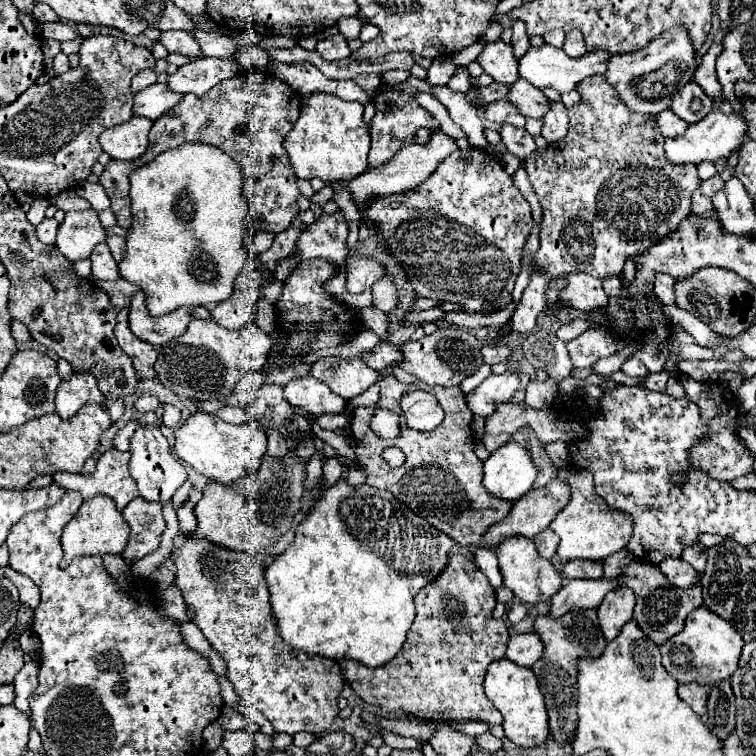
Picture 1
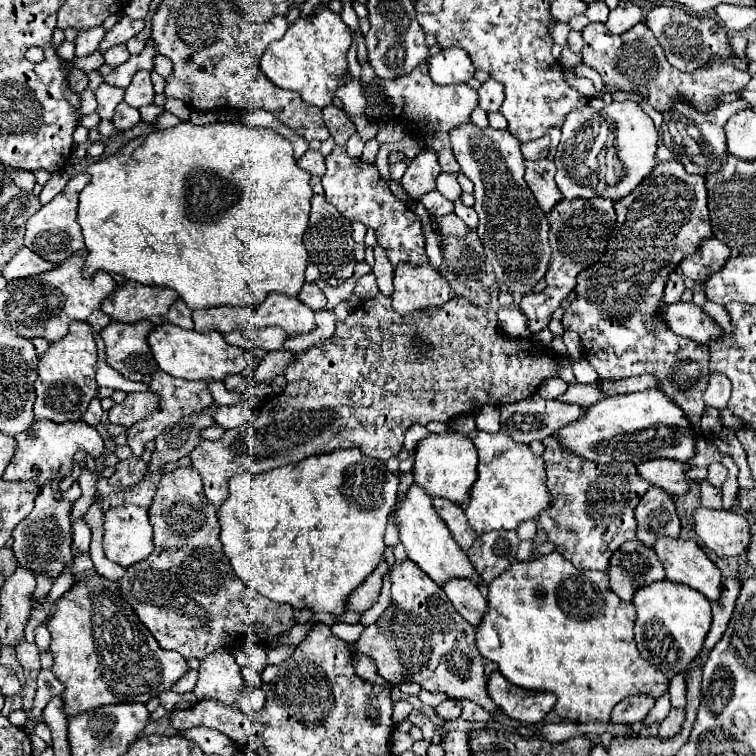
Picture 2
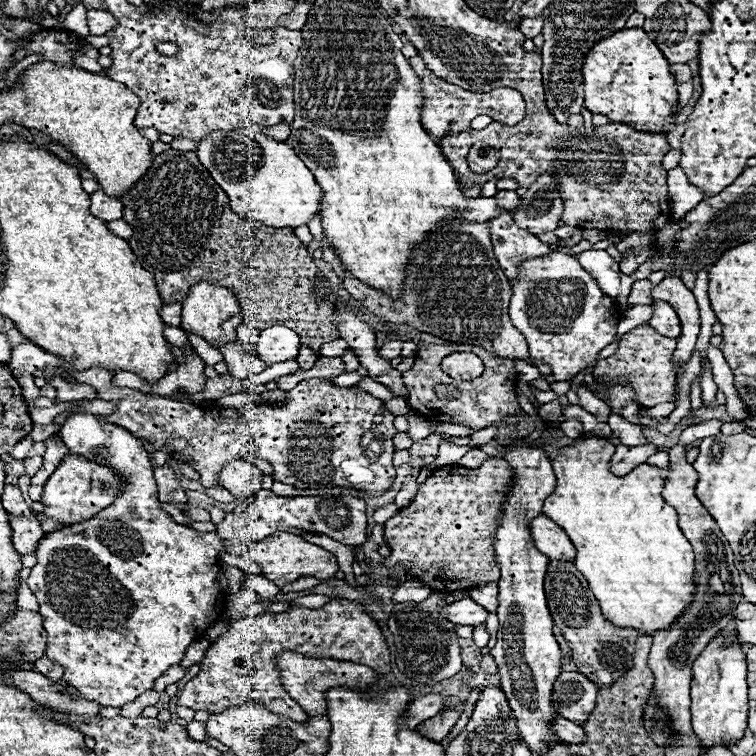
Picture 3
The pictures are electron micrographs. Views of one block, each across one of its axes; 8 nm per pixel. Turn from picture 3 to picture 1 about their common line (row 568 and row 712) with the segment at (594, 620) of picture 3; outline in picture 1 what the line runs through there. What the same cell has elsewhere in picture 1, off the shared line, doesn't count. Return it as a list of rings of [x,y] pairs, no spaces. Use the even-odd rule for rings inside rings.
[[[596,610],[570,612],[564,618],[560,618],[558,622],[552,620],[550,616],[538,616],[534,622],[534,630],[540,634],[540,638],[546,646],[542,660],[538,660],[532,666],[532,670],[540,682],[540,690],[542,690],[544,700],[546,700],[546,710],[548,710],[548,718],[550,718],[550,736],[556,740],[556,744],[566,746],[574,740],[576,724],[578,724],[578,714],[576,714],[578,660],[580,658],[592,658],[594,660],[596,656],[600,656],[606,648],[606,638],[600,632]],[[562,670],[568,676],[562,676]]]

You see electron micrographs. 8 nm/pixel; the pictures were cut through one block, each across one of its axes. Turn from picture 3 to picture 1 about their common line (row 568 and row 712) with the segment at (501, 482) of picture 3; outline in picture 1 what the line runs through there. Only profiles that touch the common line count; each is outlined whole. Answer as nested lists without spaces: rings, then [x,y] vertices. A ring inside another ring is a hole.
[[[458,548],[450,554],[448,568],[428,584],[420,594],[416,594],[416,618],[408,632],[408,638],[402,650],[380,668],[366,668],[356,660],[342,660],[340,668],[344,672],[346,682],[352,690],[366,702],[380,706],[386,712],[402,710],[404,714],[412,714],[418,718],[434,720],[434,722],[466,722],[466,720],[482,720],[486,724],[502,724],[502,716],[496,706],[484,696],[484,676],[490,662],[506,656],[508,644],[508,628],[502,620],[492,618],[492,610],[496,606],[496,592],[488,578],[472,564],[466,548]]]

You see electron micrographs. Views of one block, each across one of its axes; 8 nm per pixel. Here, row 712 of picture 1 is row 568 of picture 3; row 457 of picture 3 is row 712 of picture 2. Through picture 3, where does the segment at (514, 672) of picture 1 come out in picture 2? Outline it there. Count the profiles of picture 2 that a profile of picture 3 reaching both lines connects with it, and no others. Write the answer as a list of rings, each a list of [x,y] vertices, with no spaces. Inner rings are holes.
[[[500,672],[490,674],[488,696],[510,718],[520,720],[520,722],[532,722],[532,724],[540,722],[552,710],[552,706],[556,702],[556,696],[552,692],[524,690],[524,688],[514,686],[508,680],[504,680],[504,676]]]

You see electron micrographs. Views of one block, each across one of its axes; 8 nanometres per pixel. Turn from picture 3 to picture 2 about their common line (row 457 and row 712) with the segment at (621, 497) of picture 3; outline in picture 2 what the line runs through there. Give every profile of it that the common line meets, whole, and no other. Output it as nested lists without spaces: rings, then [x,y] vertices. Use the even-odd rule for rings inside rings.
[[[552,552],[540,558],[530,558],[524,562],[514,562],[514,568],[502,572],[498,578],[492,580],[492,584],[488,584],[488,608],[486,614],[482,616],[482,622],[476,628],[476,646],[480,650],[480,654],[486,660],[492,660],[498,664],[500,672],[504,674],[506,680],[510,680],[512,684],[526,688],[526,690],[546,690],[546,692],[554,692],[556,694],[556,706],[554,710],[558,712],[560,718],[568,718],[568,720],[576,720],[576,722],[602,722],[602,724],[610,724],[610,714],[612,708],[634,694],[652,694],[654,698],[660,698],[664,694],[664,690],[668,688],[668,678],[658,672],[654,666],[650,666],[638,652],[636,642],[634,642],[634,608],[628,602],[622,602],[608,586],[608,572],[596,572],[596,570],[588,570],[588,572],[580,572],[576,570],[560,552]],[[538,588],[542,588],[542,596],[538,594]]]

